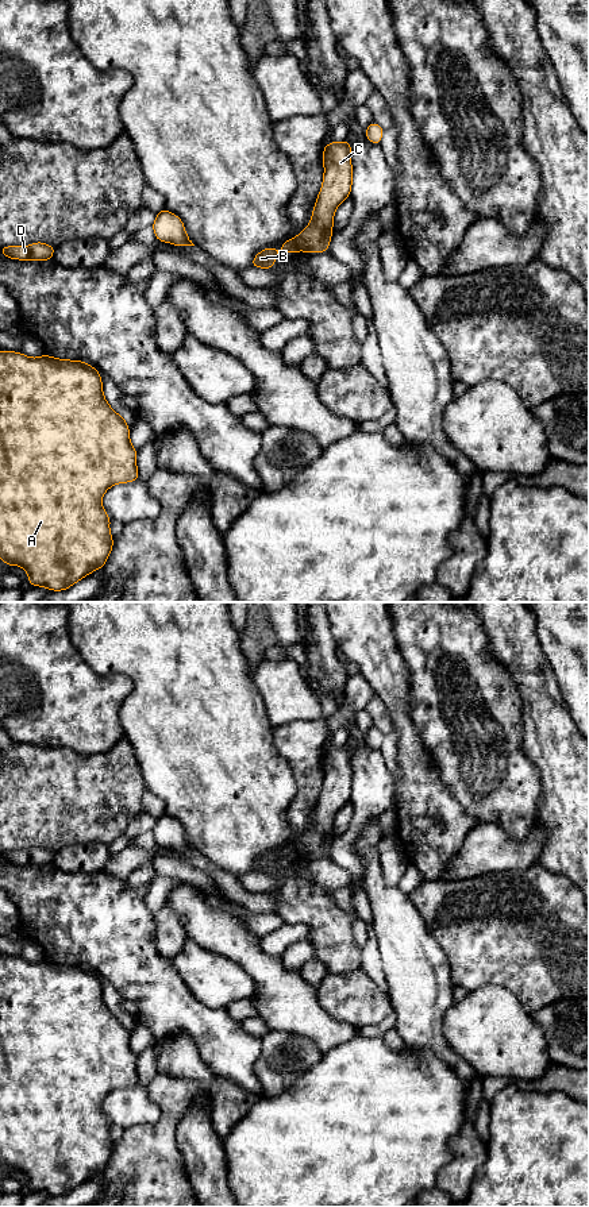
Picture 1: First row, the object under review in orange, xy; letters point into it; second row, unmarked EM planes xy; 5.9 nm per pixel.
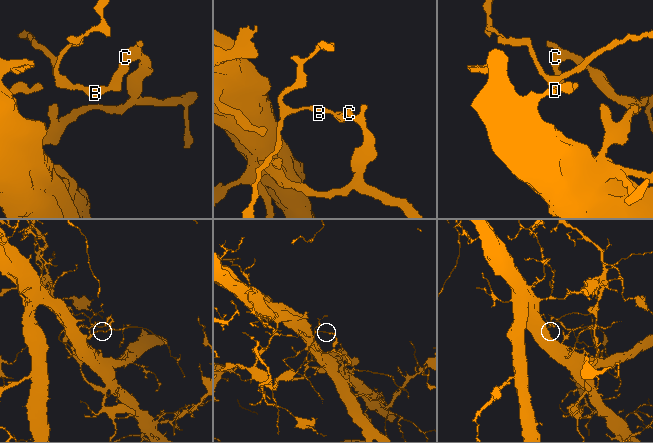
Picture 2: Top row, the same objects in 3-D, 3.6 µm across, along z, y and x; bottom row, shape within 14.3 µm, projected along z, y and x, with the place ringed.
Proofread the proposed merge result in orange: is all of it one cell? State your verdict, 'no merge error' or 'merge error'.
merge error

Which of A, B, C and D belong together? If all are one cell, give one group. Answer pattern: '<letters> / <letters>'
A C D / B

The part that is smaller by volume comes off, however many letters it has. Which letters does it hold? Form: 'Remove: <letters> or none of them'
Remove: B

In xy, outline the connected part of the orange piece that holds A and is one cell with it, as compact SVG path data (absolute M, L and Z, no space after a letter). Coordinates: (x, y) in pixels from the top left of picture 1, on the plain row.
M0 956L0 1164L9 1172L24 1173L31 1191L47 1192L51 1196L66 1195L91 1177L103 1173L112 1156L113 1144L109 1135L111 1123L101 1104L111 1091L139 1084L136 1057L130 1046L128 1029L107 1007L101 980L89 968L46 959L30 963L22 957Z

